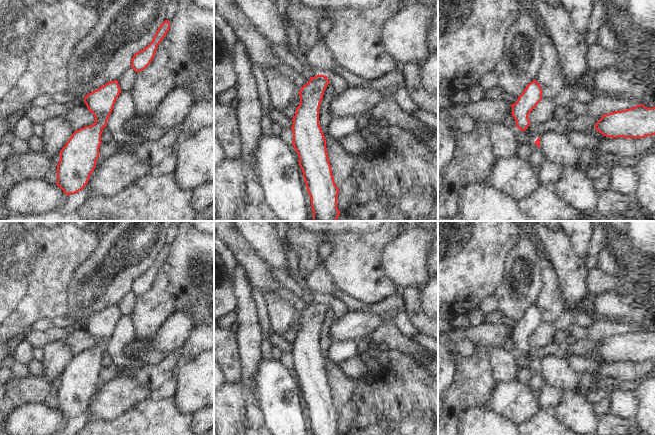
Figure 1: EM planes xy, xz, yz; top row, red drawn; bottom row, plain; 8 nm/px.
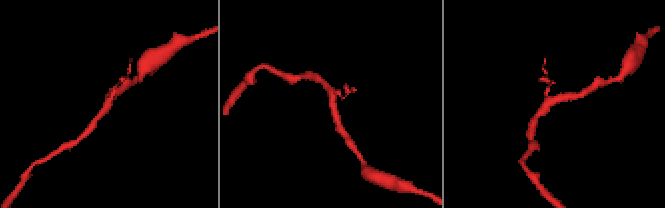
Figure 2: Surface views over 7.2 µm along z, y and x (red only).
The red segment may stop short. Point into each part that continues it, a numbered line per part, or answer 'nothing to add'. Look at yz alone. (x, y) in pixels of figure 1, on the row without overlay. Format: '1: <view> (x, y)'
nothing to add

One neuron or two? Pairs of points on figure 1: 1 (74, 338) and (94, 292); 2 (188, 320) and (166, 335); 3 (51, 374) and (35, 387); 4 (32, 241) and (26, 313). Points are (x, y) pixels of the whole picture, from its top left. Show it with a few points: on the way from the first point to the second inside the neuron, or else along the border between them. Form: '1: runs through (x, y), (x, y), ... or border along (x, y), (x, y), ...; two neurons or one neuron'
1: border along (85, 329), (71, 330); two neurons
2: runs through (183, 322), (171, 334); one neuron
3: border along (43, 377), (50, 382); two neurons
4: runs through (27, 259), (26, 295); one neuron

